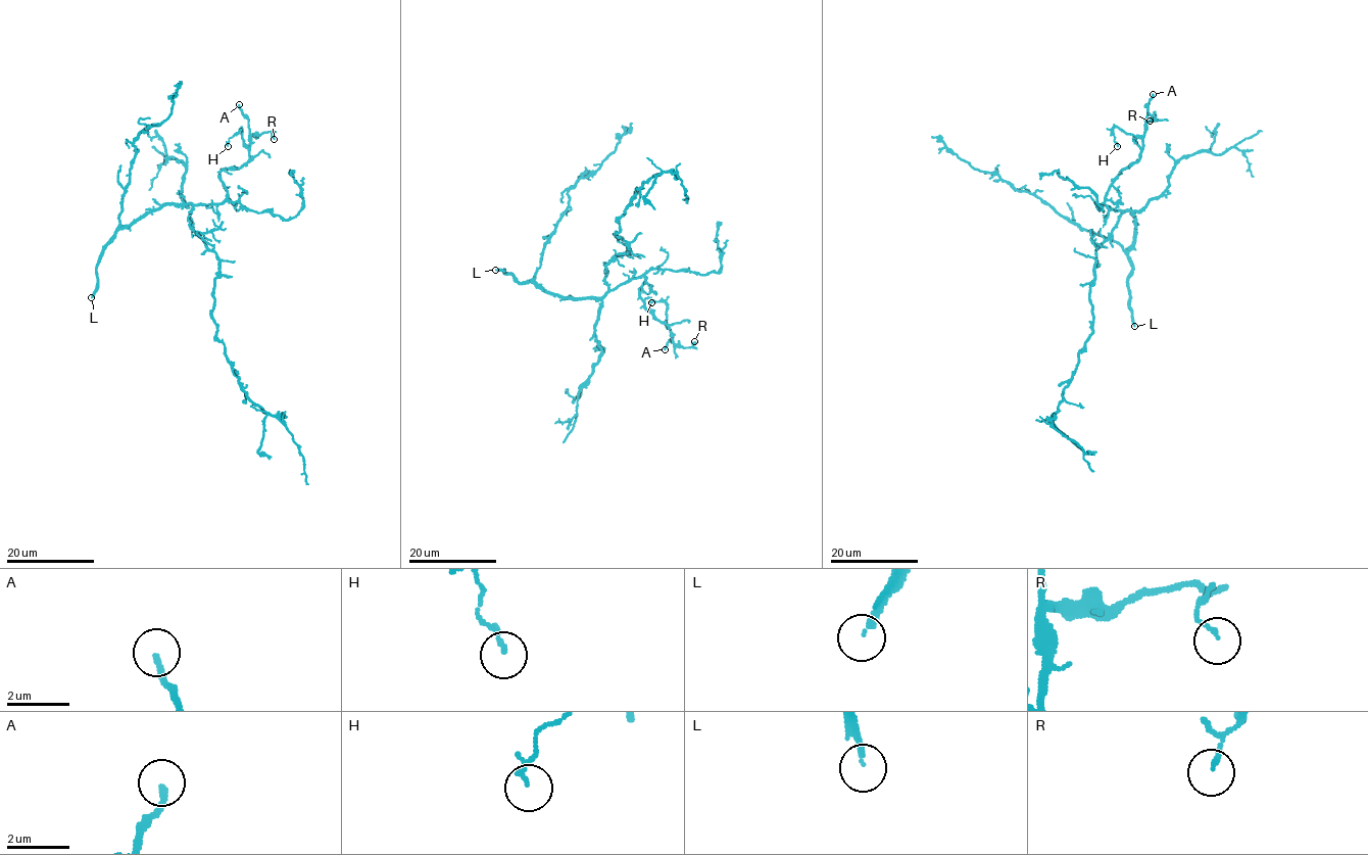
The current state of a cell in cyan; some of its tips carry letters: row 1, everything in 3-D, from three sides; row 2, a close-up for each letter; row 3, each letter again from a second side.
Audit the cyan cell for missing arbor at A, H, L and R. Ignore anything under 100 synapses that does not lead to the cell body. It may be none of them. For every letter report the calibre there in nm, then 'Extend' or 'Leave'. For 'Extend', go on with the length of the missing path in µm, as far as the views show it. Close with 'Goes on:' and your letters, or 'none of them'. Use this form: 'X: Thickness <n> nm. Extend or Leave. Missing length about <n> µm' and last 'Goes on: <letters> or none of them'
A: Thickness 180 nm. Leave
H: Thickness 120 nm. Leave
L: Thickness 170 nm. Extend. Missing length about 120 µm
R: Thickness 110 nm. Leave
Goes on: L

